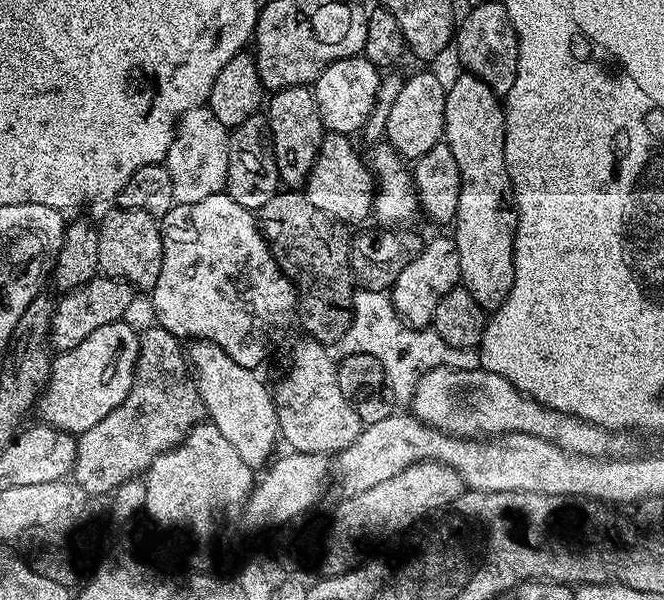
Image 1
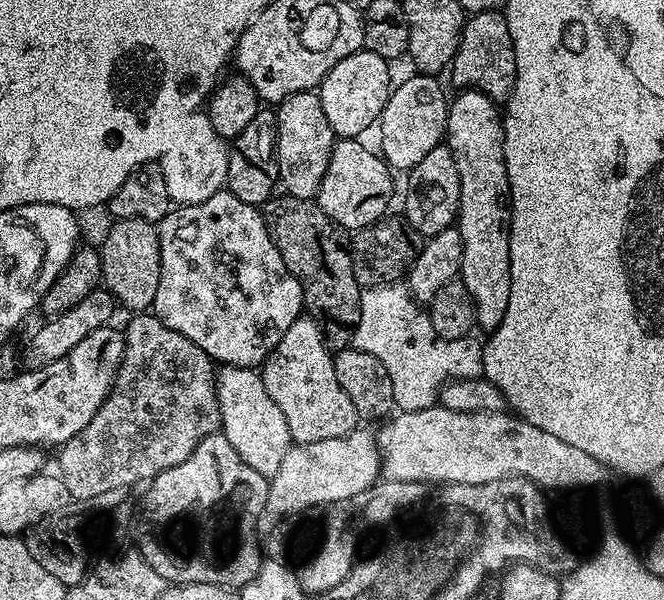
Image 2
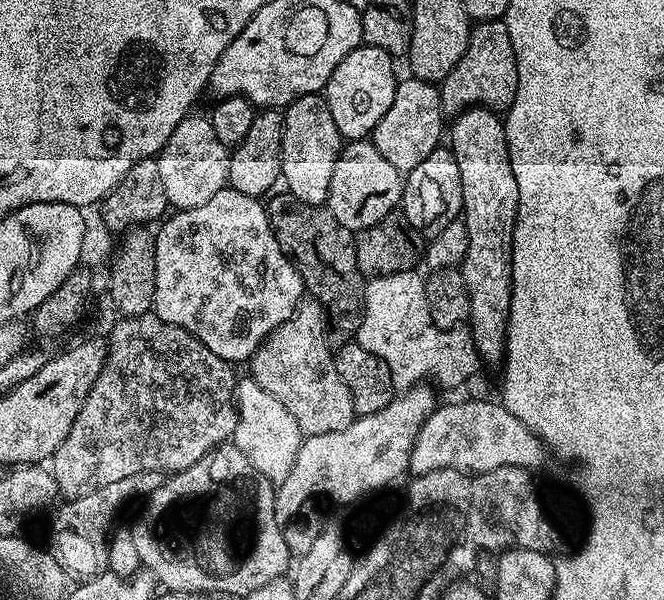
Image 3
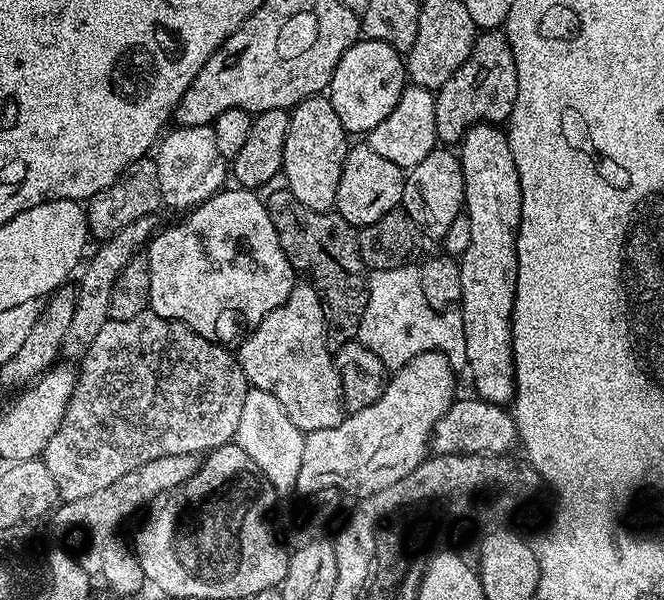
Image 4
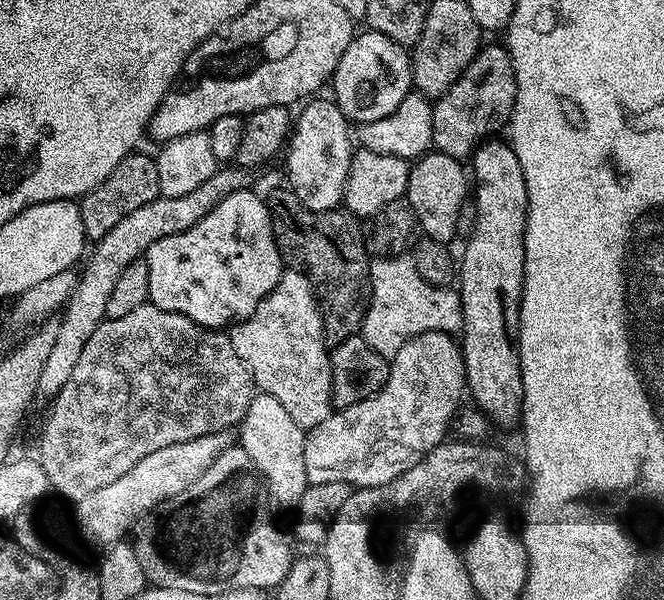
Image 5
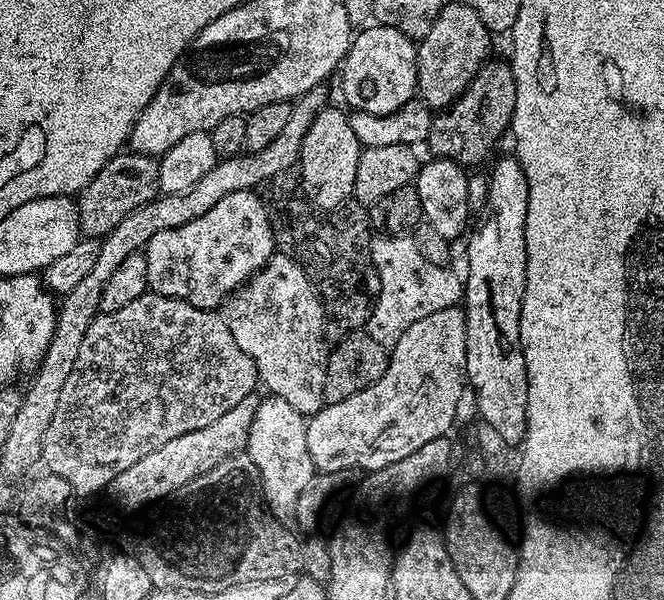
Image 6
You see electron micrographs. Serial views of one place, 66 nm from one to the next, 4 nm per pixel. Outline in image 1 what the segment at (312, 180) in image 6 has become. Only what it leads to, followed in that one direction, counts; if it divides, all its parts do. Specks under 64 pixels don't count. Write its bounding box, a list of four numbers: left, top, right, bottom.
[266,84,326,190]

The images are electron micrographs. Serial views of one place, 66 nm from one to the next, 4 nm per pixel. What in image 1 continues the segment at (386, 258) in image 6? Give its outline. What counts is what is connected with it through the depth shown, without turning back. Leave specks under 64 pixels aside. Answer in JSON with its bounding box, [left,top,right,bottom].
[338,290,480,406]

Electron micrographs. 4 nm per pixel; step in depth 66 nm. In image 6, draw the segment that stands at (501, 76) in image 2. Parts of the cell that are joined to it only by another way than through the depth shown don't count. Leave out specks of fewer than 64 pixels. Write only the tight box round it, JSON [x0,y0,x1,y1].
[426,63,516,166]

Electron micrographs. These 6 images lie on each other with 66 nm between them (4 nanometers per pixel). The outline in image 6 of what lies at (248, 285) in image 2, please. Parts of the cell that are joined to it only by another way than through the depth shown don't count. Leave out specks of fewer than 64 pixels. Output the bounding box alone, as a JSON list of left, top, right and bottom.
[146,191,274,310]

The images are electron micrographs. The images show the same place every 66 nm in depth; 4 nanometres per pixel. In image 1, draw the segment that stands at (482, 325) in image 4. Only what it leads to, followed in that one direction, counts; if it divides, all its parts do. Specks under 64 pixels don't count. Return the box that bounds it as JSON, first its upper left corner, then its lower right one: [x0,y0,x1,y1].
[444,74,518,314]

